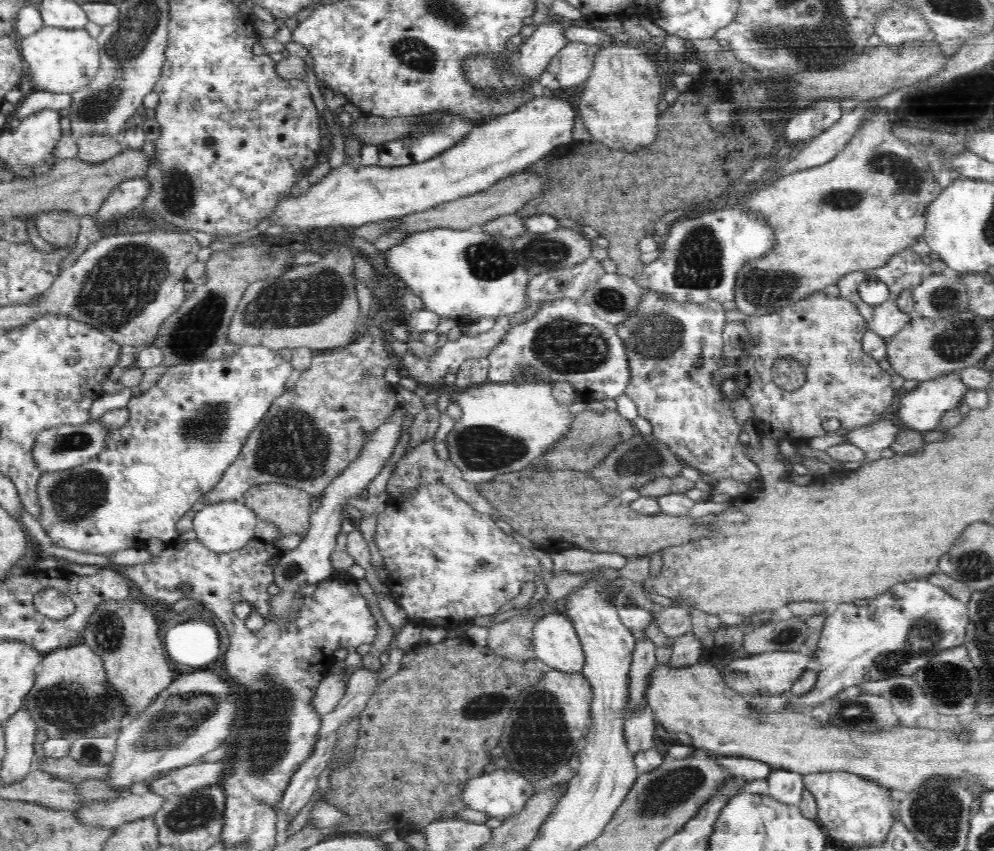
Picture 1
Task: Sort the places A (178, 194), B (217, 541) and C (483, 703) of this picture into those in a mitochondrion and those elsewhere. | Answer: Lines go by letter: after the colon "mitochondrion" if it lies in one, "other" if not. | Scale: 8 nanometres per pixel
A: mitochondrion
B: other
C: mitochondrion

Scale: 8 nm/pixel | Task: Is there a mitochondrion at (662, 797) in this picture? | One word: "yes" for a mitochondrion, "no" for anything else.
yes

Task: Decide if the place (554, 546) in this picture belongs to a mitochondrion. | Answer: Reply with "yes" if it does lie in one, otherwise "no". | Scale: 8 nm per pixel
no

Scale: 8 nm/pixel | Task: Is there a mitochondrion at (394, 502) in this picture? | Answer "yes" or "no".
no

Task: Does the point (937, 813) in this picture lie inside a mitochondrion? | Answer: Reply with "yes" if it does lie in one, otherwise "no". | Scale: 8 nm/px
yes

